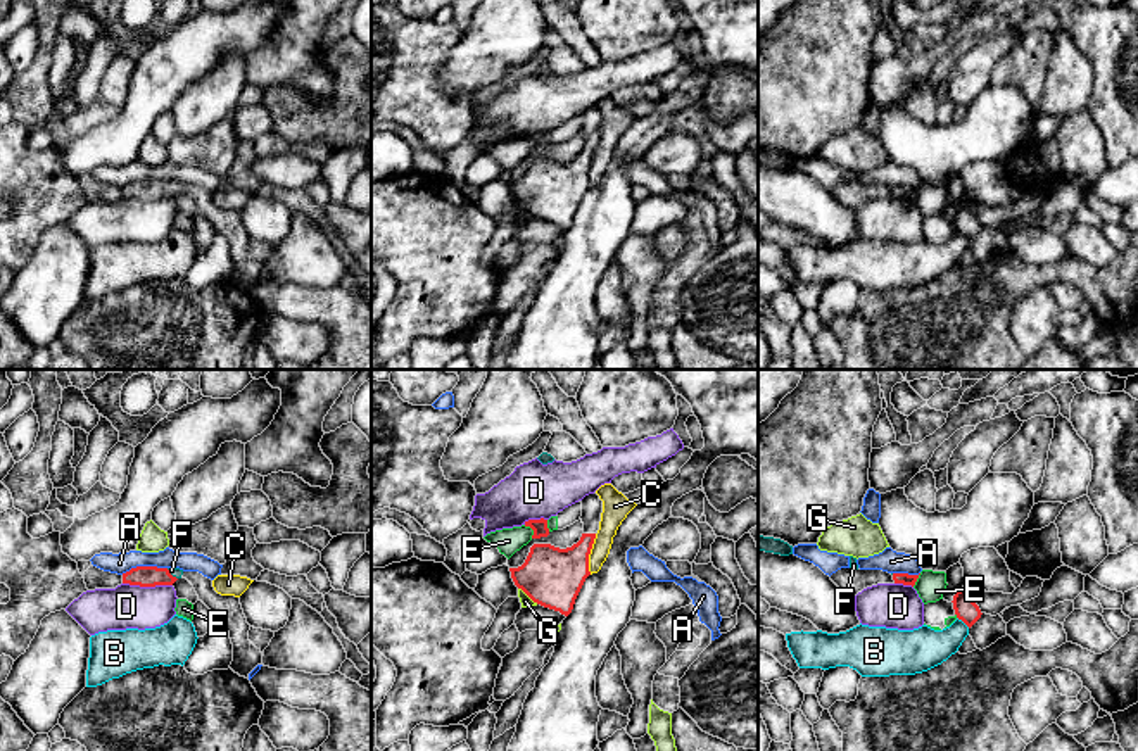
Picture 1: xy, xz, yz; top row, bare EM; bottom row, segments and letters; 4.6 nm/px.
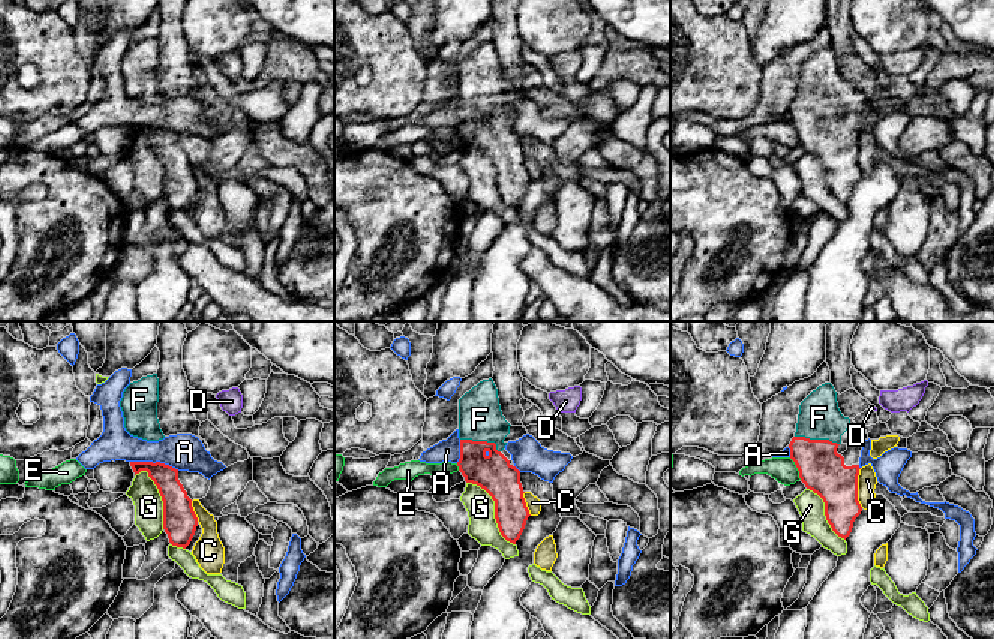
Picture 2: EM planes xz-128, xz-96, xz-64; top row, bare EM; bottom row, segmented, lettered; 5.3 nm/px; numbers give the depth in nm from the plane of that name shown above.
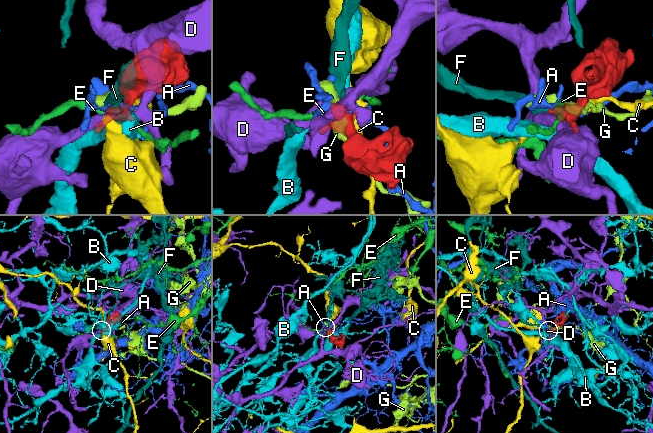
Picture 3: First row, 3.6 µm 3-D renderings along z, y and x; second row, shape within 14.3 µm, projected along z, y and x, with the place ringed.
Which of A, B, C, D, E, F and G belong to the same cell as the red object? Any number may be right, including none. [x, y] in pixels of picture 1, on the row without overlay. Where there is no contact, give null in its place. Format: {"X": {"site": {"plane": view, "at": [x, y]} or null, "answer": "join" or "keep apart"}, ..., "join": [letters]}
{"A": {"site": {"plane": "xy", "at": [144, 180]}, "answer": "keep apart"}, "B": {"site": {"plane": "yz", "at": [964, 235]}, "answer": "keep apart"}, "C": {"site": {"plane": "xz", "at": [589, 166]}, "answer": "keep apart"}, "D": {"site": {"plane": "xy", "at": [147, 199]}, "answer": "keep apart"}, "E": {"site": {"plane": "xz", "at": [532, 142]}, "answer": "keep apart"}, "F": {"site": {"plane": "xy", "at": [170, 187]}, "answer": "join"}, "G": {"site": {"plane": "xz", "at": [529, 209]}, "answer": "keep apart"}, "join": ["F"]}

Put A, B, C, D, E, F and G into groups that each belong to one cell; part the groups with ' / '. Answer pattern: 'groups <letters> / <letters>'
groups A / B / C / D / E / F / G

